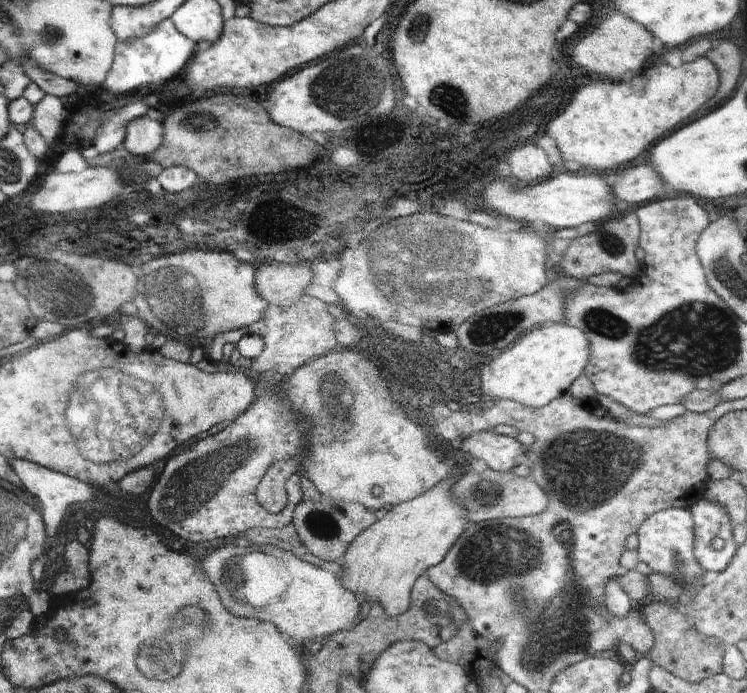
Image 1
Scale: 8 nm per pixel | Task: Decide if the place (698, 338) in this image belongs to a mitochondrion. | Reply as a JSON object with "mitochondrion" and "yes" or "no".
{"mitochondrion":"yes"}

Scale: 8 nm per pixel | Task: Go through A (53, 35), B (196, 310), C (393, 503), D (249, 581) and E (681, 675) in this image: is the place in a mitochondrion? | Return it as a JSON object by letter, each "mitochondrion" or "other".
{"A":"mitochondrion","B":"mitochondrion","C":"other","D":"mitochondrion","E":"other"}

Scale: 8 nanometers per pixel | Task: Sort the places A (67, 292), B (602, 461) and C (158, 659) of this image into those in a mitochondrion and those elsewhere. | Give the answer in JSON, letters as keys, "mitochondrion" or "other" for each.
{"A":"mitochondrion","B":"mitochondrion","C":"mitochondrion"}

